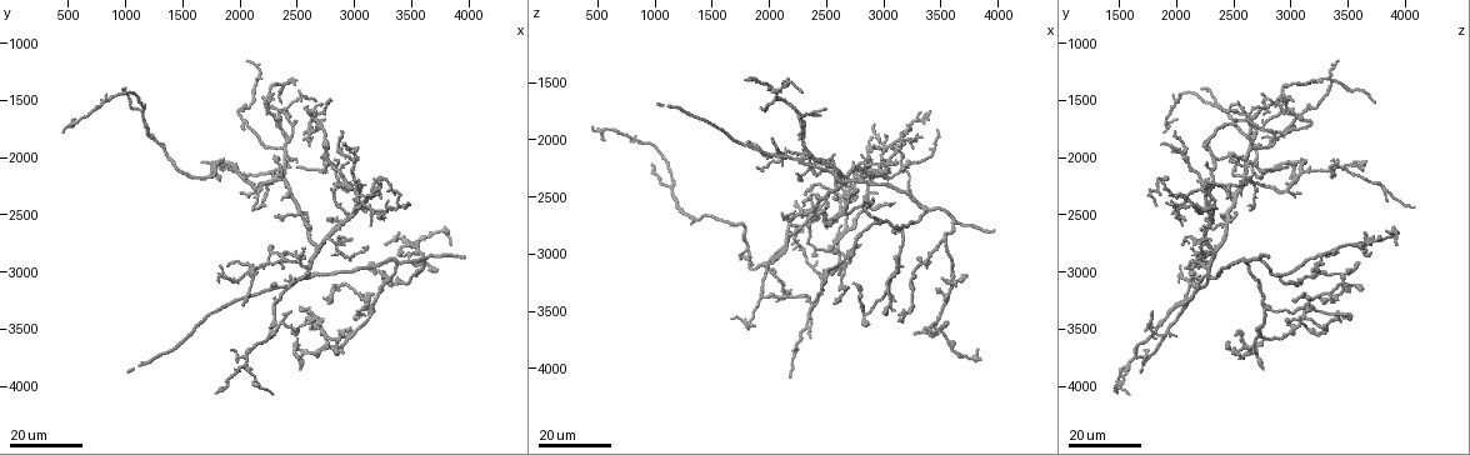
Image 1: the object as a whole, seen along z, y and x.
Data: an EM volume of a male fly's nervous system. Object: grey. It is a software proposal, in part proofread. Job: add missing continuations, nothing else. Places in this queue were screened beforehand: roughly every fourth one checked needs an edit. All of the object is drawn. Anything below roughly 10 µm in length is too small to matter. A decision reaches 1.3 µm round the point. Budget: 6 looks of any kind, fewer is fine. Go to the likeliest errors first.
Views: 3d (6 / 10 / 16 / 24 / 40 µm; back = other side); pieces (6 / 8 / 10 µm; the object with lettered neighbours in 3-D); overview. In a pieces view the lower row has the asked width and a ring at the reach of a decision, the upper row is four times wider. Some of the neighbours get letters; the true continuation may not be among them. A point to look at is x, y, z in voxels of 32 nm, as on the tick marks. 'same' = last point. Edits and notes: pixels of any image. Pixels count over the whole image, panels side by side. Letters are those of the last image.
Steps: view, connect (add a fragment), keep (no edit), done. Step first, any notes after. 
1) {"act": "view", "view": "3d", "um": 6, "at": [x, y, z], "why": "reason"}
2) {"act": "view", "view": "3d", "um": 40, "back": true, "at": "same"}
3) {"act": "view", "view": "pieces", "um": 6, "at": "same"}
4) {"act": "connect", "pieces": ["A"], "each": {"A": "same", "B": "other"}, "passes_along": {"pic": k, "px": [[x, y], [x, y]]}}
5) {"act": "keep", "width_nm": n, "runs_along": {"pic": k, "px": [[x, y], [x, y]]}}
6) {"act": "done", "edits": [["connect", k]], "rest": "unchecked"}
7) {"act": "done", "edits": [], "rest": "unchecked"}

{"act": "view", "view": "3d", "um": 16, "at": [3940, 2880, 2800], "why": "an open end"}

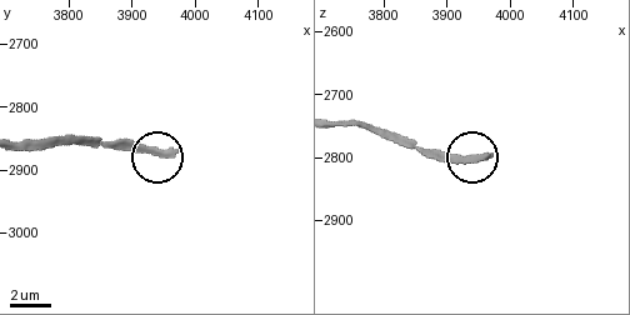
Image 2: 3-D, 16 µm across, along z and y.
{"act": "view", "view": "pieces", "um": 10, "at": [3970, 2870, 2800], "why": "see the neighbours"}

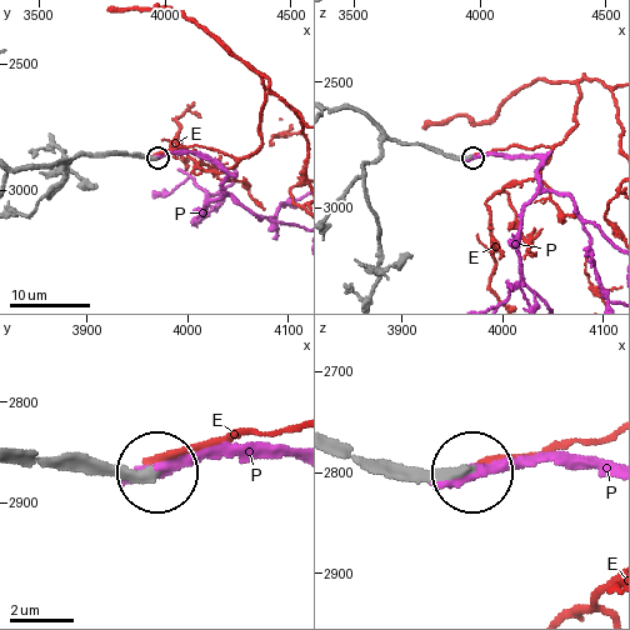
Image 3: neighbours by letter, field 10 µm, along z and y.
{"act": "keep", "each": {"E": "other", "P": "other"}, "found": "no lettered fragment goes on from it"}

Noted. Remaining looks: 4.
{"act": "view", "view": "3d", "um": 24, "at": [2500, 2080, 2960], "why": "an open end"}

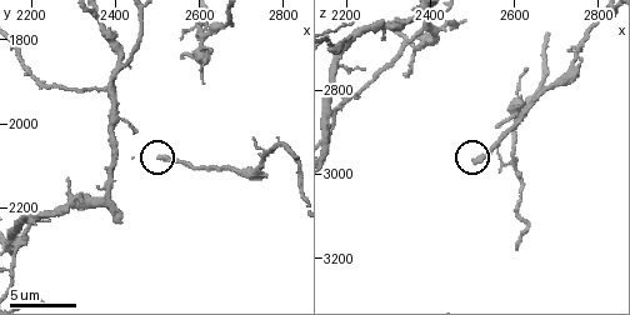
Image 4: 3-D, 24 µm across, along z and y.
{"act": "view", "view": "3d", "um": 6, "at": [2505, 2085, 2975]}

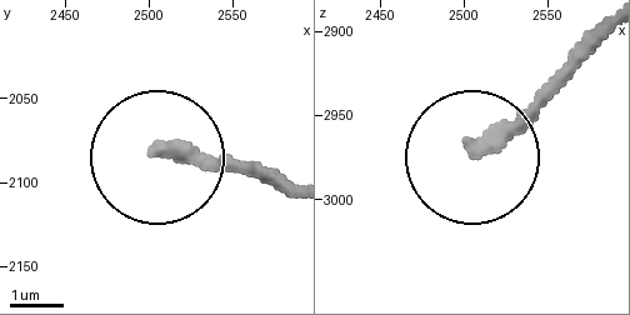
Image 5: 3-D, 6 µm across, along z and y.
{"act": "view", "view": "pieces", "um": 10, "at": [2504, 2078, 2970]}

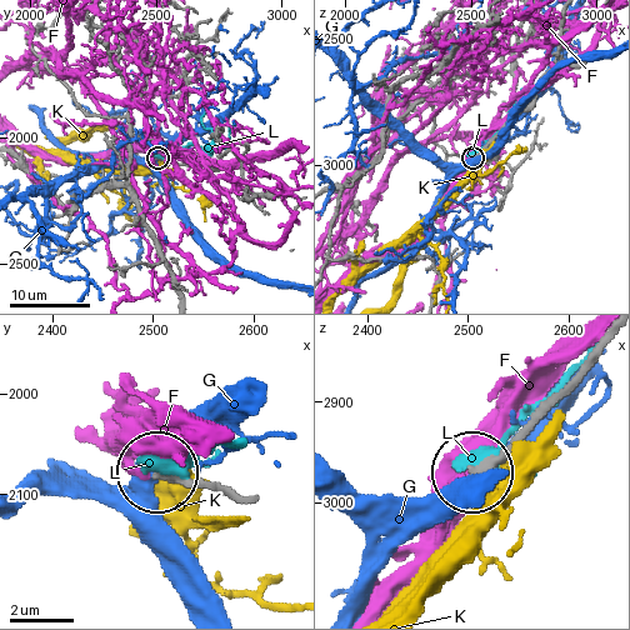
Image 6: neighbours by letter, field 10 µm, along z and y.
{"act": "keep", "each": {"F": "other", "G": "other", "K": "other", "L": "other"}, "runs_along": {"pic": 6, "px": [[603, 348], [476, 465]]}, "found": "none of them fits"}

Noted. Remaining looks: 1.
{"act": "done", "edits": [], "rest": "unchecked"}

